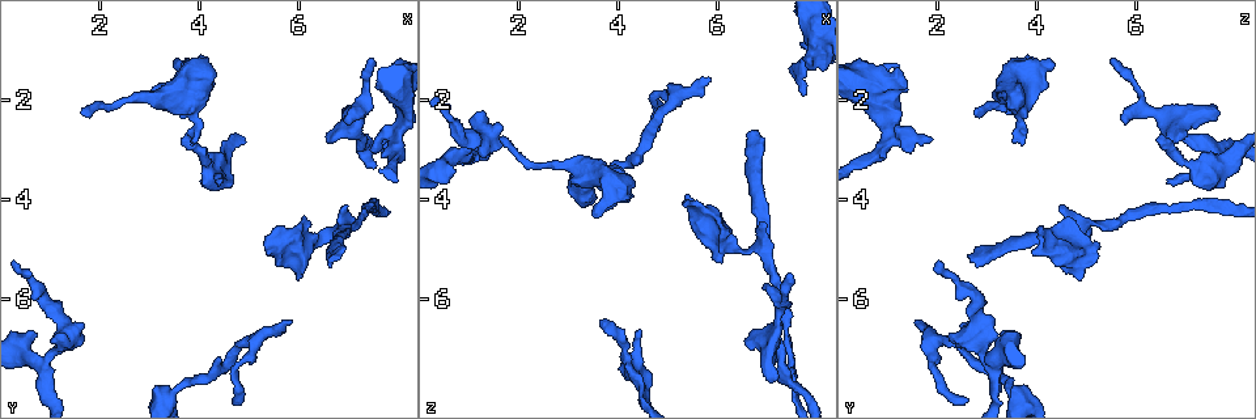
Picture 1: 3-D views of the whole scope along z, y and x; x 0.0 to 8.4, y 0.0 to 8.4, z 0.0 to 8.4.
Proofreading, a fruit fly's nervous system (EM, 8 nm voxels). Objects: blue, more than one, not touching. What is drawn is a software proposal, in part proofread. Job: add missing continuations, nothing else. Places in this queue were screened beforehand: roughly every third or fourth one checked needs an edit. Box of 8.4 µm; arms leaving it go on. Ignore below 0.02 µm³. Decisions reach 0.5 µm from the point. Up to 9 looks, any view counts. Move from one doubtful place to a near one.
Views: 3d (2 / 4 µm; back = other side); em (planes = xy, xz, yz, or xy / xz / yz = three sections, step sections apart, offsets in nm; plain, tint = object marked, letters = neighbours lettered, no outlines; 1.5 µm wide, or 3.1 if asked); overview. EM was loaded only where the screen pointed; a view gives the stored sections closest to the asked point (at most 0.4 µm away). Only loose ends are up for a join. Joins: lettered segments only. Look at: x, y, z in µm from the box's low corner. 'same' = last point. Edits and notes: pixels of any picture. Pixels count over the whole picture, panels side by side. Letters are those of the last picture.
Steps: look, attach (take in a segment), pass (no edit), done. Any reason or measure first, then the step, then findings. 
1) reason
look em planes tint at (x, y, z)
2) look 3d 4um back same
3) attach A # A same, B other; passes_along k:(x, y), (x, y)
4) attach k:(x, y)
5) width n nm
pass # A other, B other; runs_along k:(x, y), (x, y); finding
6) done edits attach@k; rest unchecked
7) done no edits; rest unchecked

branch stops here
look em planes letters at (3.55, 1.30, 4.30)

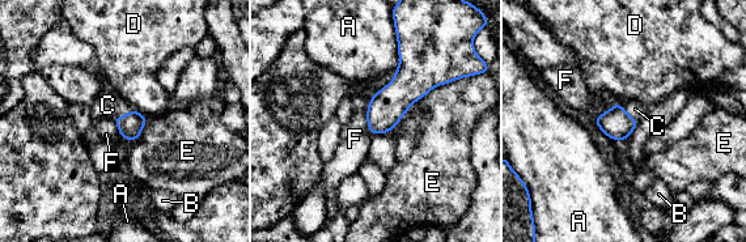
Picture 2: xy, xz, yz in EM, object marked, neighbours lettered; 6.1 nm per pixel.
width 160 nm; longest_contact E 550 nm
attach C # A other, B other, C same, D other, E other, F other; the neuron continues

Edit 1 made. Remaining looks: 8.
tapers out
look em xy step 8 letters at (1.75, 2.30, 2.80)

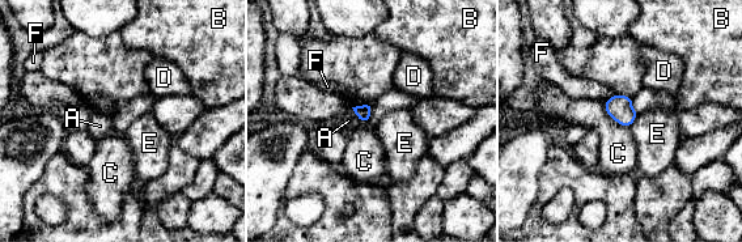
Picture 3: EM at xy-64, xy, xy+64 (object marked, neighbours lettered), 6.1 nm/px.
longest_contact C 220 nm
pass # A other, B other, C other, D other, E other, F other; border 3:(602, 102), (610, 117), (628, 127); no lettered segment goes on from it

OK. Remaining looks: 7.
branch stops here
look em planes letters at (6.95, 4.15, 4.50)

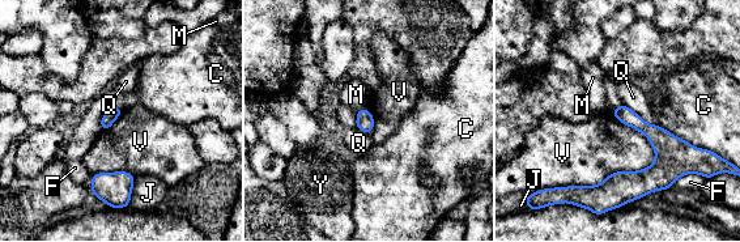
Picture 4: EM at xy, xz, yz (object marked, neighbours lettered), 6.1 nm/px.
longest_contact V 600 nm
pass # C other, F other, J other, M other, Q other, V other, Y other; border 4:(655, 152), (645, 168), (568, 186); no lettered segment goes on from it

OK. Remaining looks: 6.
free end
look em yz step 8 tint at (6.55, 2.85, 6.75)

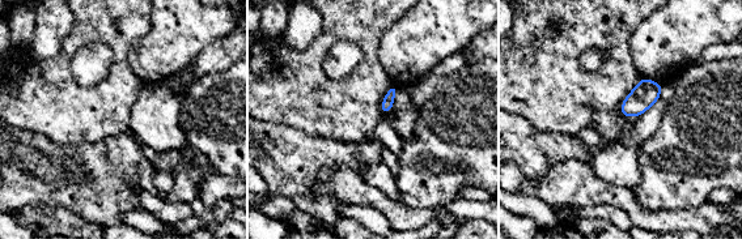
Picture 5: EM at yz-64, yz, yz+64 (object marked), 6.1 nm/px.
cut it another way
look em planes letters same

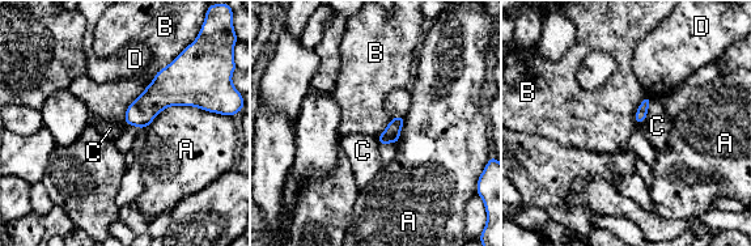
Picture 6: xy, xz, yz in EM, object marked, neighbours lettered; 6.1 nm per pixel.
pass # A other, B other, C other, D other; border 6:(179, 54), (128, 105), (127, 124); none of them fits

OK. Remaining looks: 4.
done edits attach@2; rest unchecked

